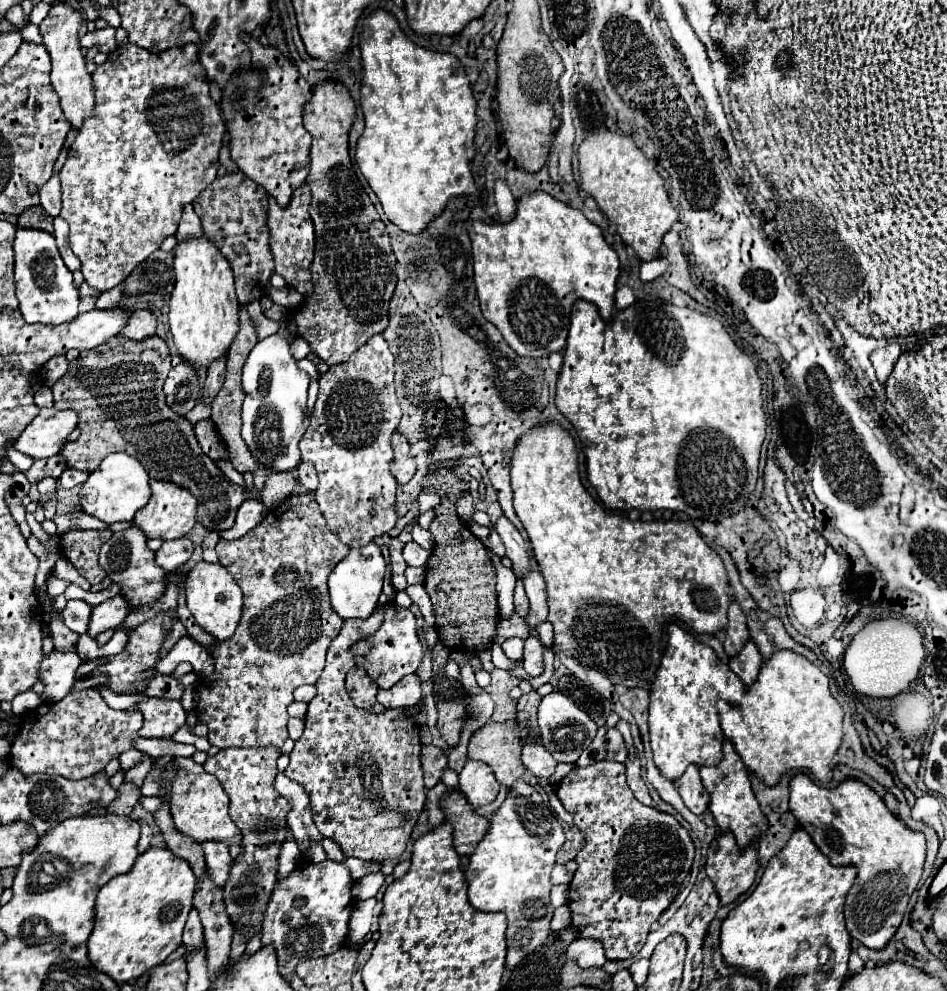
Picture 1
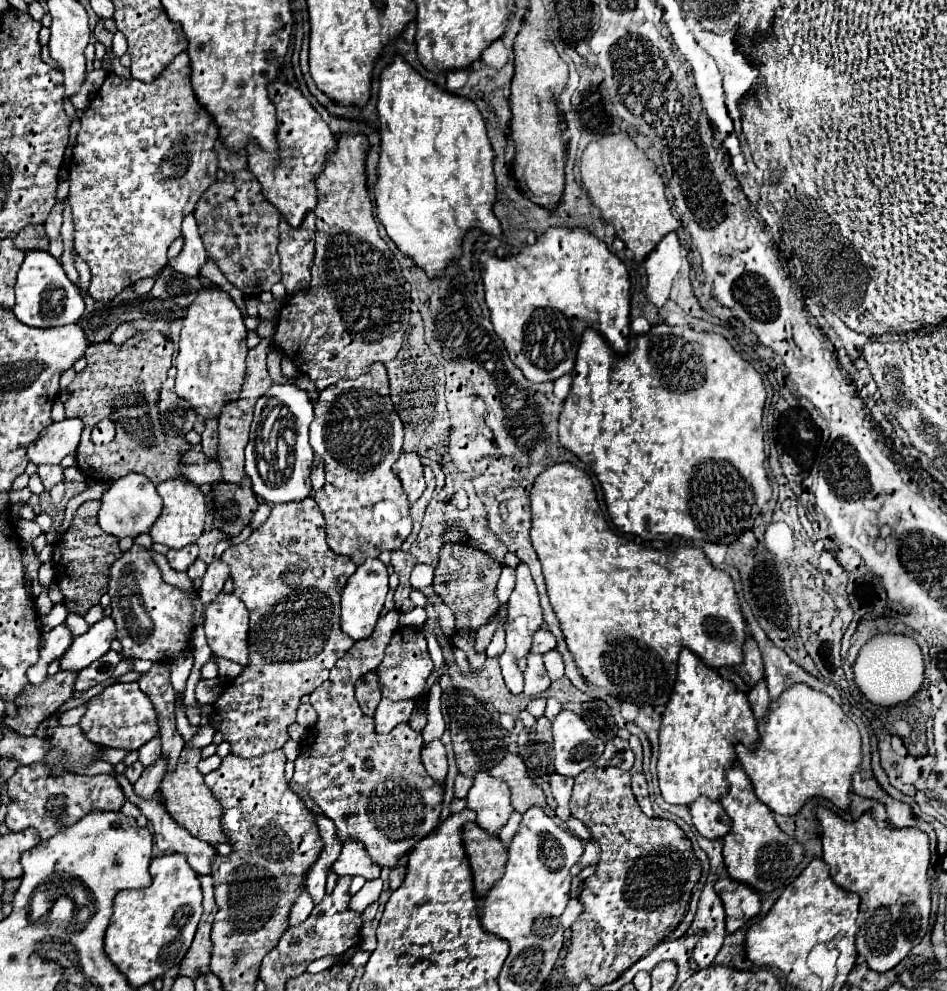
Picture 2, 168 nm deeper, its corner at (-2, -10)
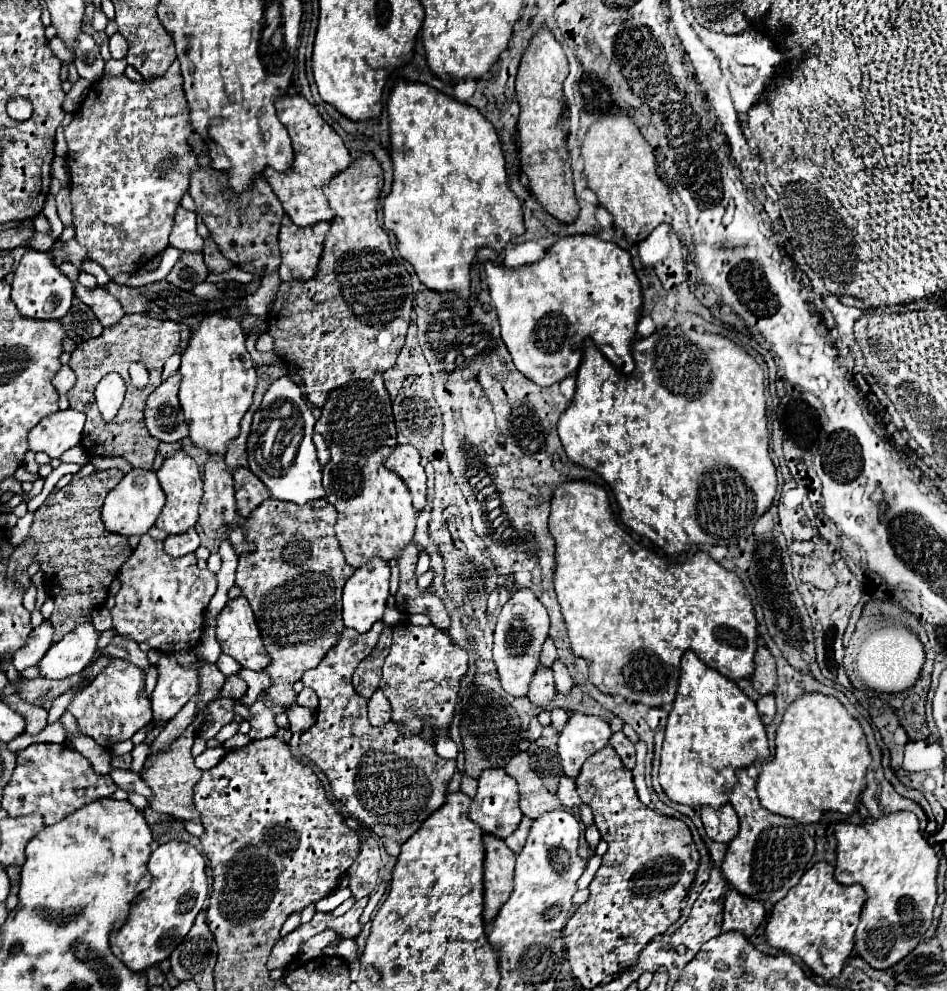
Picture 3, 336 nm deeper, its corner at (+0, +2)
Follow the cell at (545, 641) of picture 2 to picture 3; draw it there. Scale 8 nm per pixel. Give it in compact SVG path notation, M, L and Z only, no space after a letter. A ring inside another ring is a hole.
M546 638L546 642L542 644L542 652L540 652L540 662L546 664L546 666L552 666L556 658L556 646L554 646L554 640L552 638Z

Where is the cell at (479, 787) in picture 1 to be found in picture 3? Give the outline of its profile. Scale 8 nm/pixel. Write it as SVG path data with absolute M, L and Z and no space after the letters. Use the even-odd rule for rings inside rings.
M502 768L482 770L478 778L478 790L476 790L476 796L472 798L468 814L488 834L494 834L500 838L506 838L508 834L512 834L522 818L522 812L518 808L518 788L514 778L510 778Z

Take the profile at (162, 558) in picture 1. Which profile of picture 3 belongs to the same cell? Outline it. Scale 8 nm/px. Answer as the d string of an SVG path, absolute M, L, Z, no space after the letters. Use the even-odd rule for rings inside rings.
M190 528L186 530L184 534L172 534L164 540L164 548L170 556L178 558L178 556L184 556L184 554L190 554L194 552L196 548L200 546L200 536L196 532L196 528Z

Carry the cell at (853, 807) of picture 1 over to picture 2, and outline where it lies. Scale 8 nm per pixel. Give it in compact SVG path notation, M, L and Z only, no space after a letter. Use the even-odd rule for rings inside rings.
M818 808L822 824L824 862L830 866L832 880L848 892L860 896L860 914L856 920L856 950L874 972L892 970L906 954L920 944L930 924L930 848L922 830L880 828L868 812L854 822L838 818L828 808Z

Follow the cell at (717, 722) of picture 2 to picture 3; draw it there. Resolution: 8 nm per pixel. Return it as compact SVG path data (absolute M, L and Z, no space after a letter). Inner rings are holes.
M686 652L682 656L682 668L680 668L680 680L678 680L678 692L672 704L672 710L668 714L666 724L666 736L662 744L662 762L660 762L660 786L666 792L666 796L672 802L688 804L692 808L696 806L722 806L730 800L730 790L736 784L734 770L746 768L754 764L758 758L768 758L768 740L766 730L760 720L760 714L756 712L756 704L738 688L738 684L720 672L708 668L694 652Z

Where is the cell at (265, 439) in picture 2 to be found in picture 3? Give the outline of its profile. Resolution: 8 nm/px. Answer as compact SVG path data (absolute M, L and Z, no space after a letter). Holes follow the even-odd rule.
M282 376L270 384L266 390L260 408L254 412L252 430L246 444L248 466L264 486L270 490L272 498L288 500L294 504L306 504L308 500L324 498L322 490L322 468L316 458L316 450L312 444L312 430L316 418L306 406L306 398L302 388L292 382L290 376ZM300 436L296 450L286 450L292 444L292 438Z

